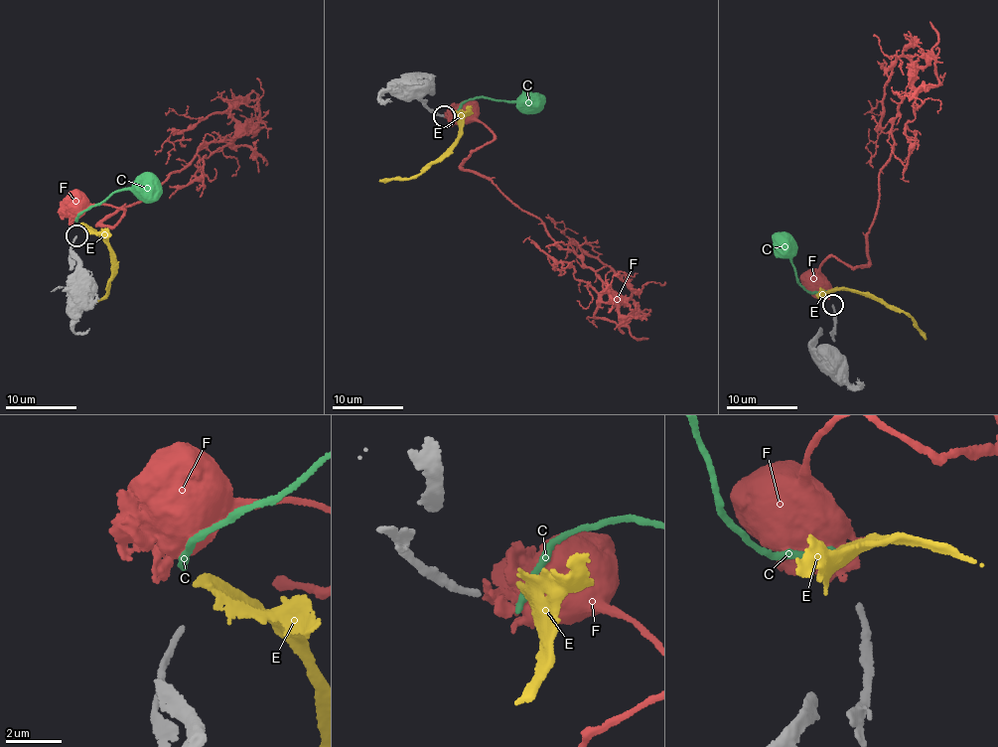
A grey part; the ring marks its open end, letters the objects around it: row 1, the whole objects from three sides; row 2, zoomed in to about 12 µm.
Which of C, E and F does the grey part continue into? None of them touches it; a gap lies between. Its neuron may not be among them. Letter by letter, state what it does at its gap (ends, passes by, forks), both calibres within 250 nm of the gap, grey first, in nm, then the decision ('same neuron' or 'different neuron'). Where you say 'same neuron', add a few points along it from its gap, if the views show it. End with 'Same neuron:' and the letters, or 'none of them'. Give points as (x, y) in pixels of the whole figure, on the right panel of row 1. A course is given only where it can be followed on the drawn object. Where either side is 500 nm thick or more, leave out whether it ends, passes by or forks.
C: it ends | 200/320 nm | different neuron
E: it ends | 200/360 nm | different neuron
F: it ends | 200/360 nm | different neuron
Same neuron: none of them

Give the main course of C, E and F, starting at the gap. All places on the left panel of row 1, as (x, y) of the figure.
C: (76, 221), (82, 211), (125, 189), (163, 193)
E: (79, 225), (88, 228), (106, 242), (112, 251), (113, 264), (104, 298), (72, 314)
F: (70, 225), (72, 202), (76, 200)

